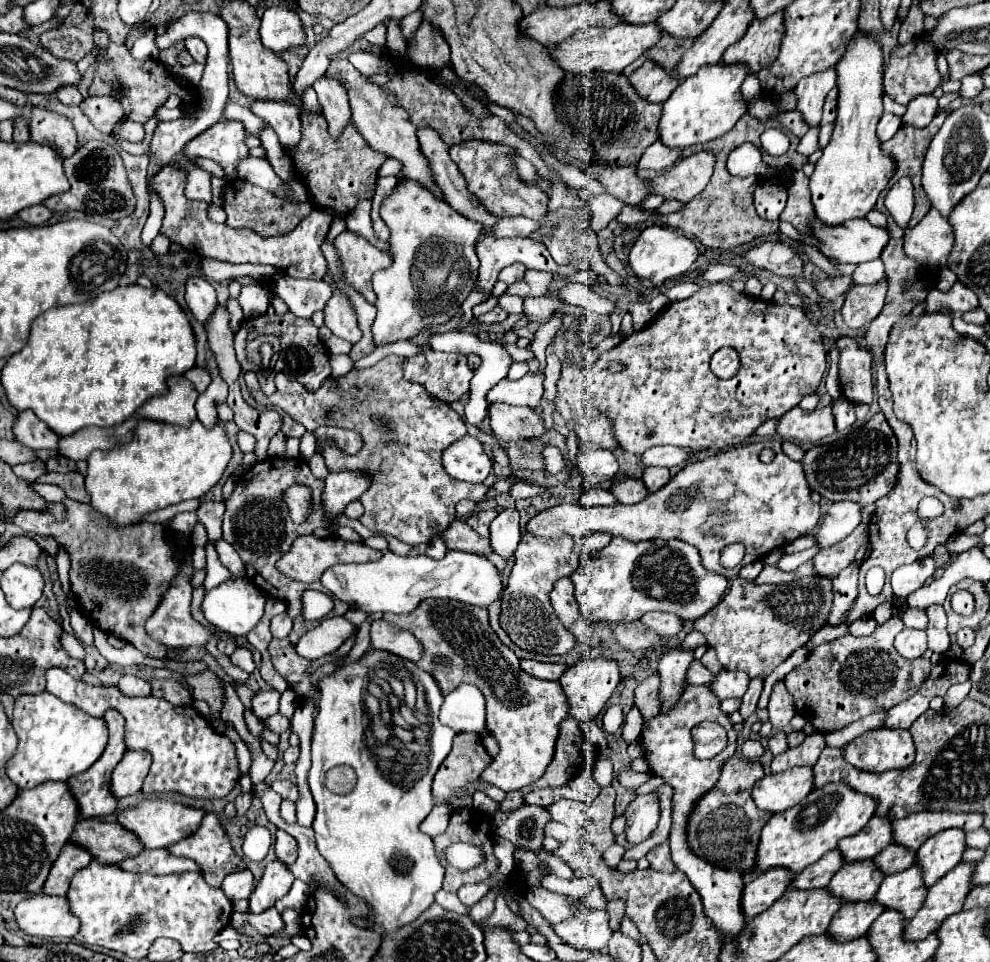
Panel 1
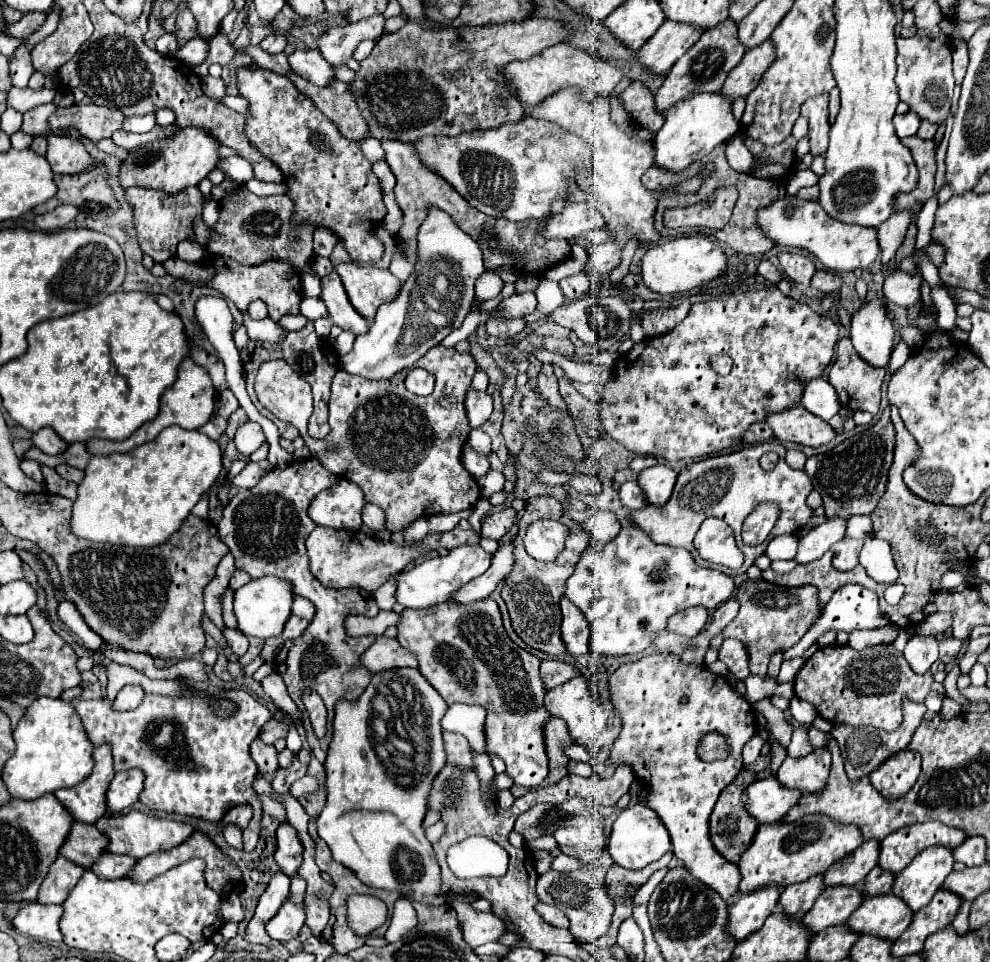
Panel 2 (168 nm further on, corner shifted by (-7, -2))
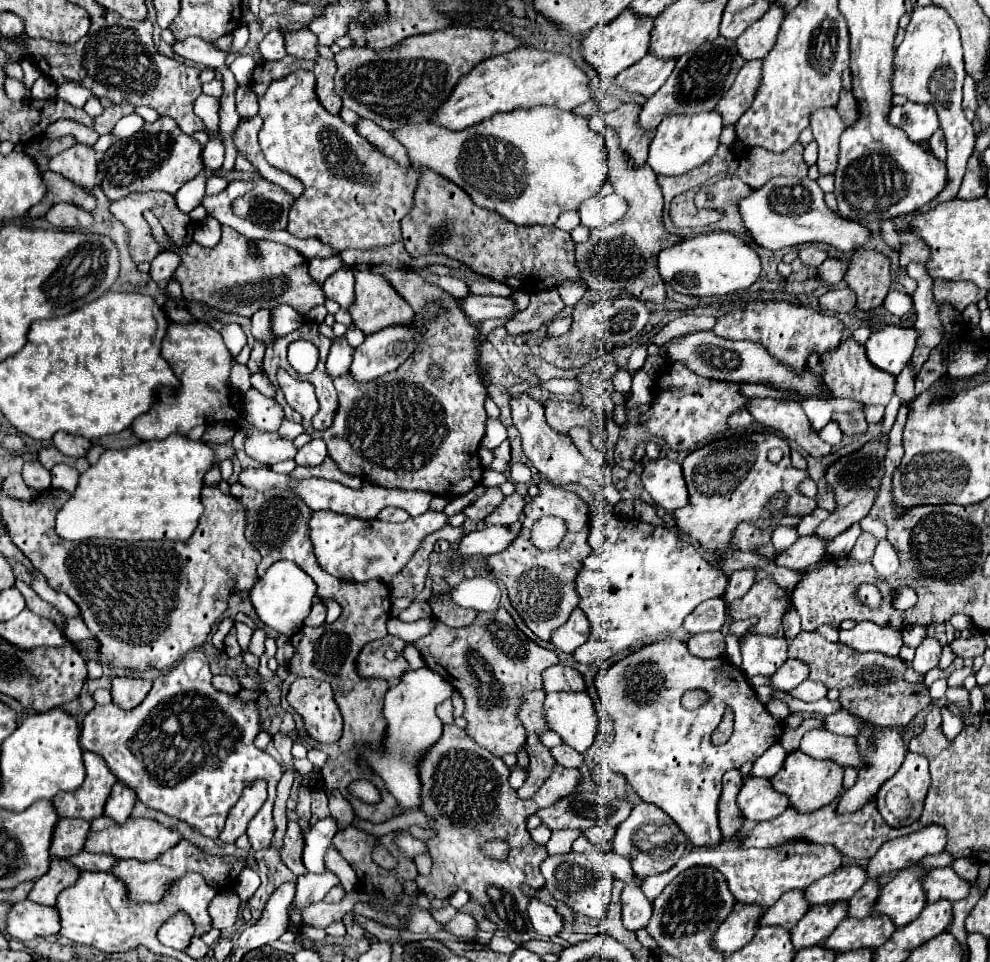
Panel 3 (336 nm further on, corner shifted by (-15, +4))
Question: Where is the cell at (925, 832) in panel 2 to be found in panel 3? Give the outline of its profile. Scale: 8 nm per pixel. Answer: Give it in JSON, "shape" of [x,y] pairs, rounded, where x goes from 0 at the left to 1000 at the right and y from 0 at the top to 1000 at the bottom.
{"shape":[[[937,858],[925,866],[915,870],[907,870],[905,874],[897,874],[887,883],[887,887],[879,893],[875,907],[879,914],[885,914],[893,907],[905,907],[915,903],[919,897],[929,895],[935,889],[949,887],[956,878],[956,864],[949,858]]]}

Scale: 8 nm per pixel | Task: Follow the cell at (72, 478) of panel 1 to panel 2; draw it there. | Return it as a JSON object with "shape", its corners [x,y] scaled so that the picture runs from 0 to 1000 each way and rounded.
{"shape":[[[42,485],[42,492],[44,492],[44,502],[48,506],[51,512],[55,515],[65,515],[69,519],[77,519],[77,510],[79,510],[79,504],[77,502],[71,502],[67,498],[63,498],[53,485]]]}

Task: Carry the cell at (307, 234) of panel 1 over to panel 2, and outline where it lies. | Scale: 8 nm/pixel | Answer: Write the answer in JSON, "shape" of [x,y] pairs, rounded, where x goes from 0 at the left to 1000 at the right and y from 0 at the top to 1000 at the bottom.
{"shape":[[[131,194],[127,196],[127,207],[135,215],[135,232],[139,238],[139,248],[145,265],[152,265],[156,271],[168,271],[178,265],[178,255],[186,248],[194,248],[202,255],[208,255],[216,244],[212,236],[204,230],[204,217],[208,205],[200,194],[188,194],[178,203],[170,203],[166,199],[154,199],[147,194]]]}

